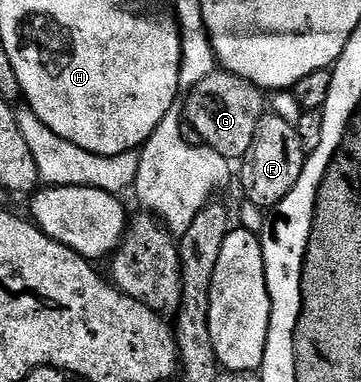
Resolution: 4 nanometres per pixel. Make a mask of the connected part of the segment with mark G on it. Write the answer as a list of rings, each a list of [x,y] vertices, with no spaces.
[[[215,68],[200,84],[196,84],[185,95],[184,122],[199,134],[205,145],[211,146],[220,156],[231,160],[245,159],[248,148],[256,136],[260,120],[268,113],[268,98],[258,86],[253,86],[235,74]]]

